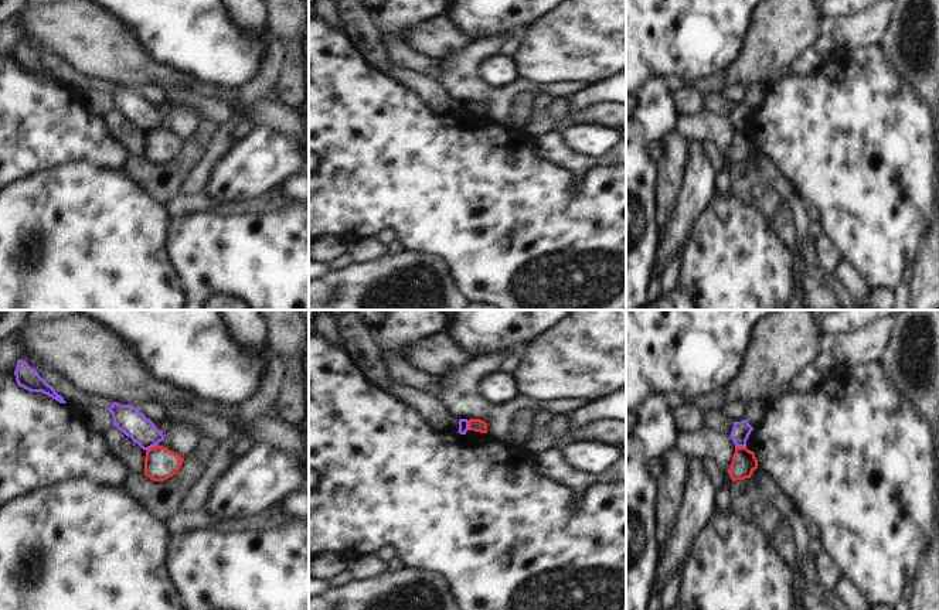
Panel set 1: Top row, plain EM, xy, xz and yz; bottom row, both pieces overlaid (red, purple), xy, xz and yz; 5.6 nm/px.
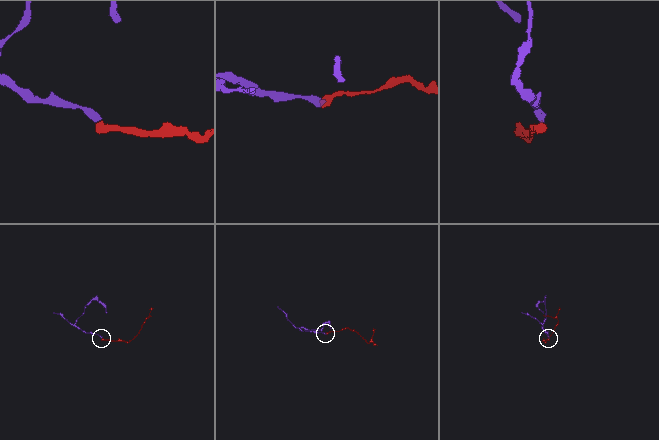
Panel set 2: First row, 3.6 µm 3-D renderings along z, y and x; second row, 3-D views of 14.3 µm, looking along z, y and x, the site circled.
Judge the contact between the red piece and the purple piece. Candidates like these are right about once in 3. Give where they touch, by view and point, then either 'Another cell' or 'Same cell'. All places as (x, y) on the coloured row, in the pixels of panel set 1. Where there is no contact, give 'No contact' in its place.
Touches red at xy (152, 447). Another cell.

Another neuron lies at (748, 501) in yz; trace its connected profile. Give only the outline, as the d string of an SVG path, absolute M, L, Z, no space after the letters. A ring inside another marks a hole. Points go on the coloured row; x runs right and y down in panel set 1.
M752 478L731 481L732 512L753 524L768 539L770 548L786 562L792 583L803 596L803 604L829 599L820 583L810 582L799 572L795 539L787 521L775 510Z

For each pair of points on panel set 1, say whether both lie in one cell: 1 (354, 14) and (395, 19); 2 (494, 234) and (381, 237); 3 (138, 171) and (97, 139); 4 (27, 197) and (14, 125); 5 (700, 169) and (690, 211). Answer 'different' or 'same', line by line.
1: different
2: different
3: different
4: different
5: same

